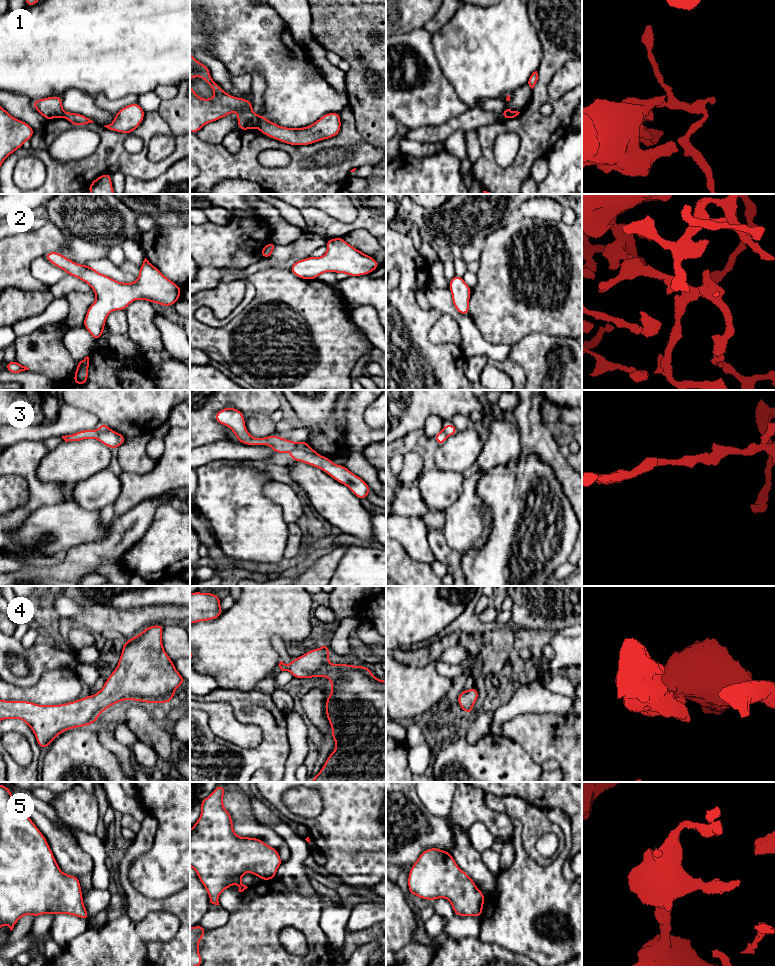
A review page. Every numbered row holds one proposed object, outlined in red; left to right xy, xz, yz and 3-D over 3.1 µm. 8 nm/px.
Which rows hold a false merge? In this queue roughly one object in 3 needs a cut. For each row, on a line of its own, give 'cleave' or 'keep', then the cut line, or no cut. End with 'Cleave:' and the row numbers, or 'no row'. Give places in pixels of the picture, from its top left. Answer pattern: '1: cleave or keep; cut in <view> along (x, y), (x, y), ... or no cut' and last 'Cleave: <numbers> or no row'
1: cleave; cut in xz along (260, 116), (260, 122), (257, 127)
2: keep; no cut
3: cleave; cut in xz along (294, 449), (303, 449), (317, 454)
4: keep; no cut
5: keep; no cut
Cleave: 1, 3

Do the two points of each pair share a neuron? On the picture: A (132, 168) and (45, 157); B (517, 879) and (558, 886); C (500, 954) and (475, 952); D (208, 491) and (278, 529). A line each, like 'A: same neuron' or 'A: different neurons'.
A: same neuron
B: same neuron
C: same neuron
D: same neuron

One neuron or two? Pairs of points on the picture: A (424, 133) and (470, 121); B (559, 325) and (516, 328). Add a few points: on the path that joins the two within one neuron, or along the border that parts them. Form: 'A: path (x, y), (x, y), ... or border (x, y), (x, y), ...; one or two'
A: path (435, 133), (441, 133), (452, 125), (459, 123); one
B: path (548, 325), (527, 325); one

